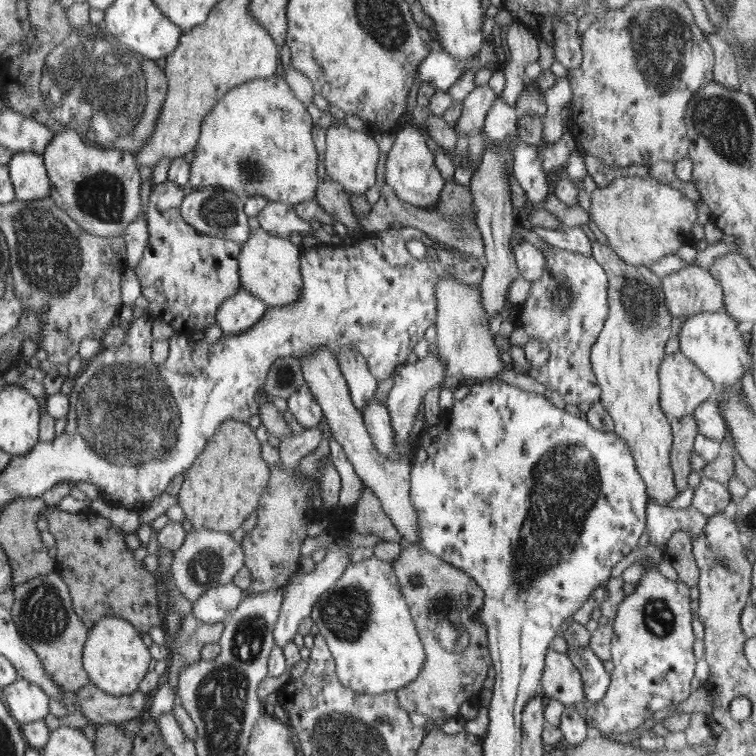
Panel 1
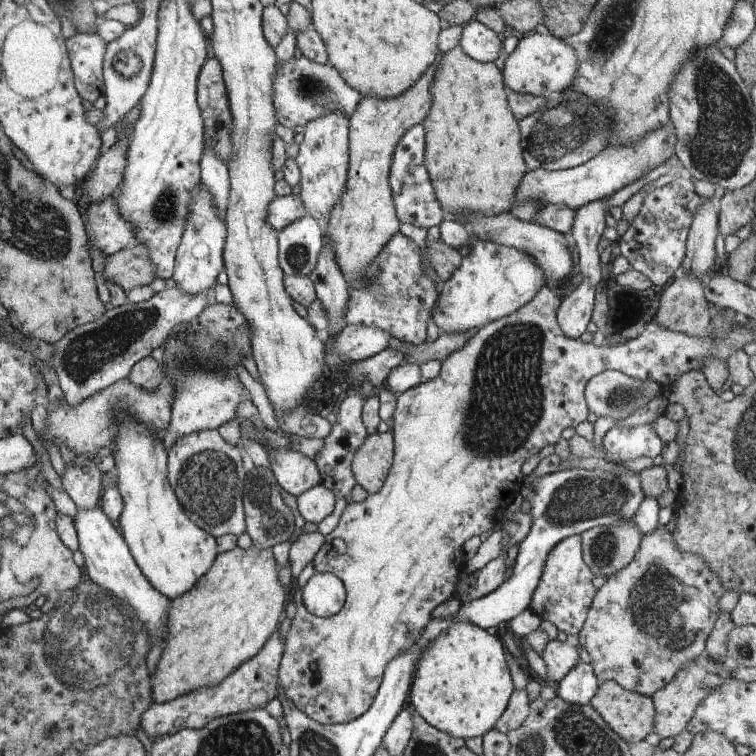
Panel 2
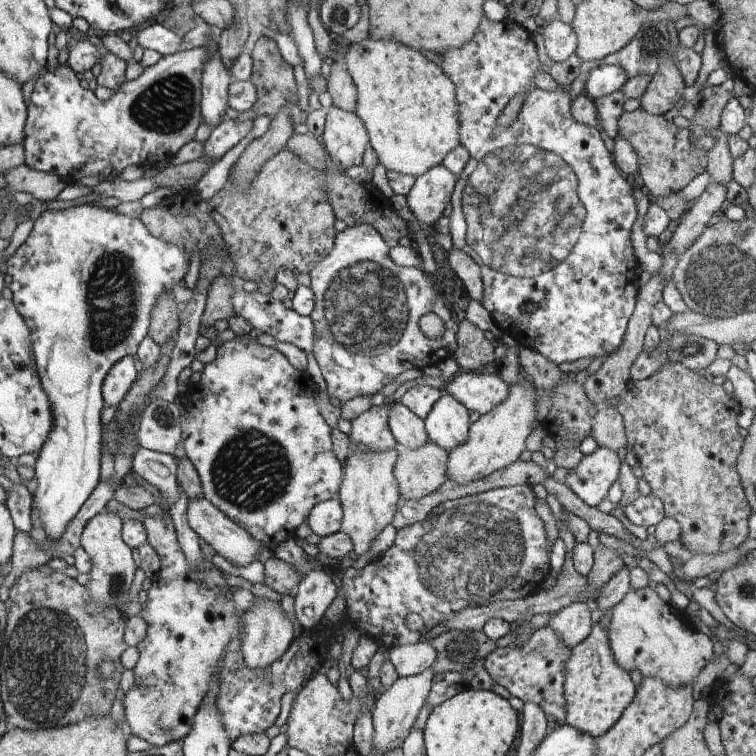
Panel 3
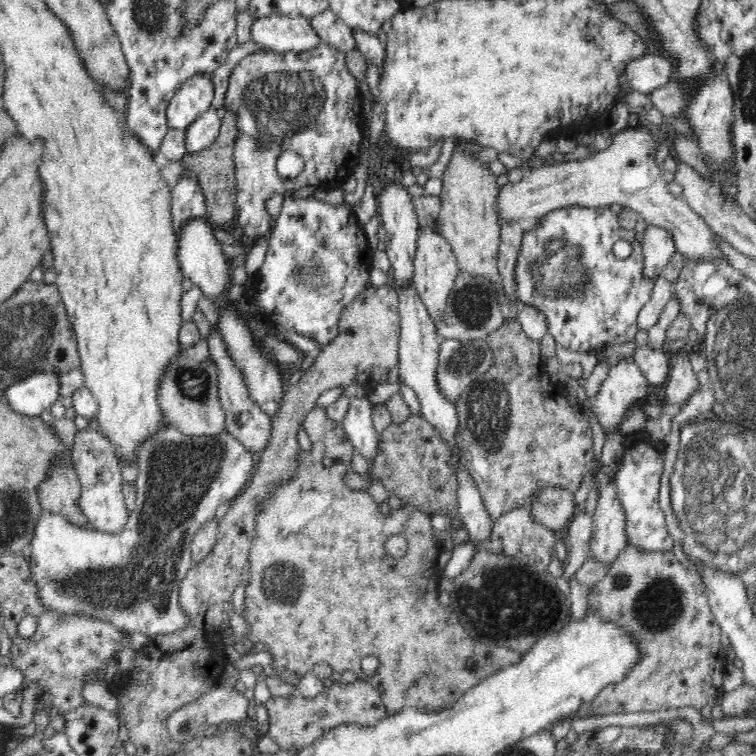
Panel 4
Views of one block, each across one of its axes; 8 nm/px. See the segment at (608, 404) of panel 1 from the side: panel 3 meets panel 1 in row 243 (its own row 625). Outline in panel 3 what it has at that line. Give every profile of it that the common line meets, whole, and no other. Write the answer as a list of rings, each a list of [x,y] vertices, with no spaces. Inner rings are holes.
[[[598,622],[592,624],[589,636],[571,648],[571,656],[565,663],[565,725],[592,737],[603,736],[618,723],[636,692],[631,674],[620,669],[613,660],[607,629],[601,628]]]

